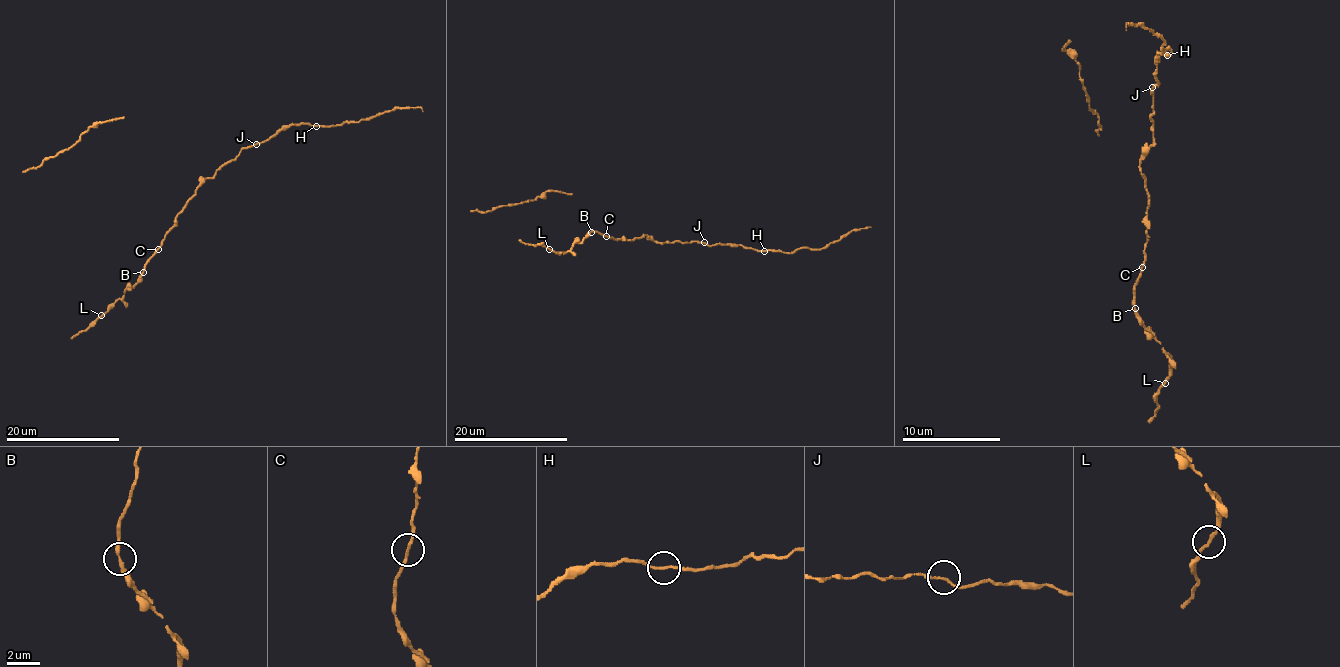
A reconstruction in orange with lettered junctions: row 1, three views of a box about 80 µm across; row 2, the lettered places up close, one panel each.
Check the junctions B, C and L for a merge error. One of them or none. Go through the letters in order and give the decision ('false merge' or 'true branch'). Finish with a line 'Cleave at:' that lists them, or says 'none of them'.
B: true branch
C: true branch
L: true branch
Cleave at: none of them

